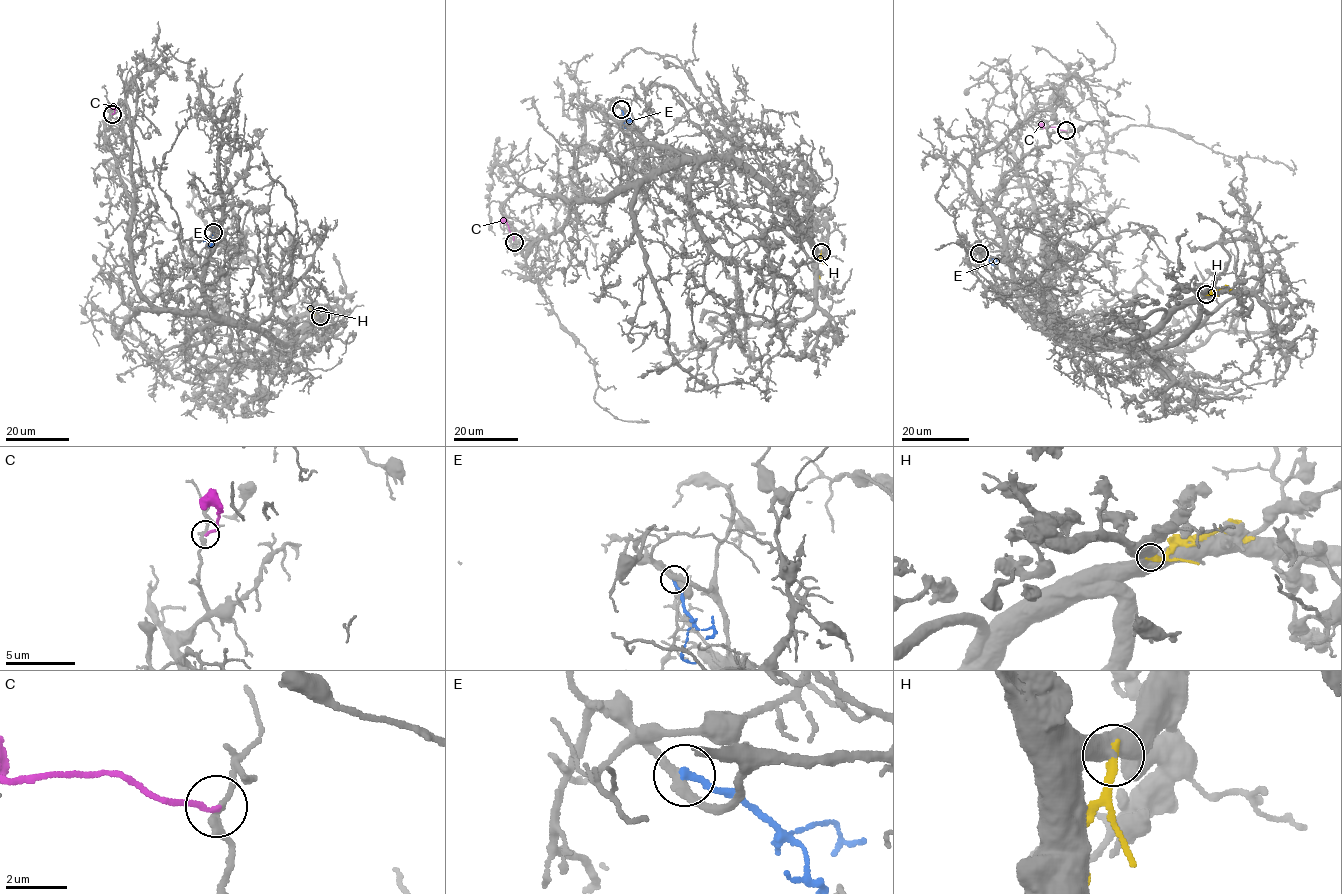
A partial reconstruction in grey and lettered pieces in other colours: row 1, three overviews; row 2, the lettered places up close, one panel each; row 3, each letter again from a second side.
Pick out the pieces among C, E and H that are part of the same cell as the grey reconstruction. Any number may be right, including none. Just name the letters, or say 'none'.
none

